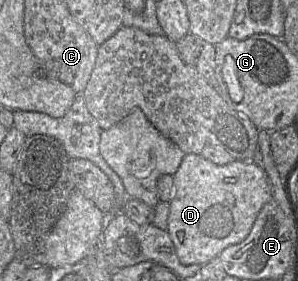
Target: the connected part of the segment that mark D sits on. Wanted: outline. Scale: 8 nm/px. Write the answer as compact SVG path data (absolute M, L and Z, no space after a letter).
M185 154L173 175L174 194L170 201L167 231L174 244L179 261L183 265L205 265L228 246L239 244L251 232L262 207L272 200L272 190L264 170L253 161L234 160L219 165L201 154Z

